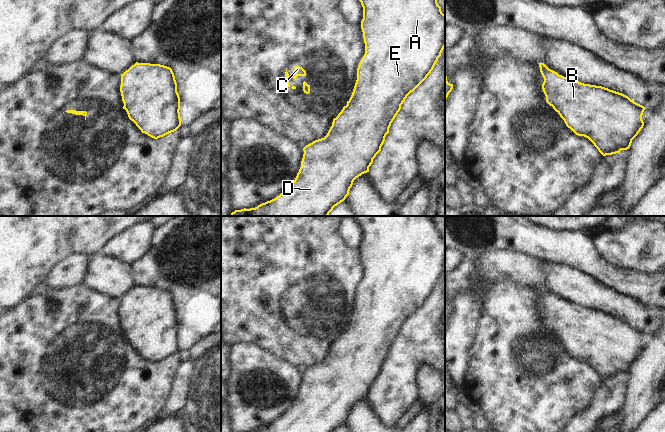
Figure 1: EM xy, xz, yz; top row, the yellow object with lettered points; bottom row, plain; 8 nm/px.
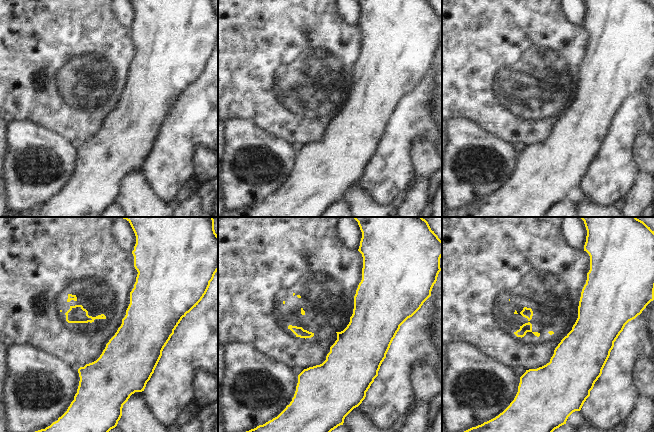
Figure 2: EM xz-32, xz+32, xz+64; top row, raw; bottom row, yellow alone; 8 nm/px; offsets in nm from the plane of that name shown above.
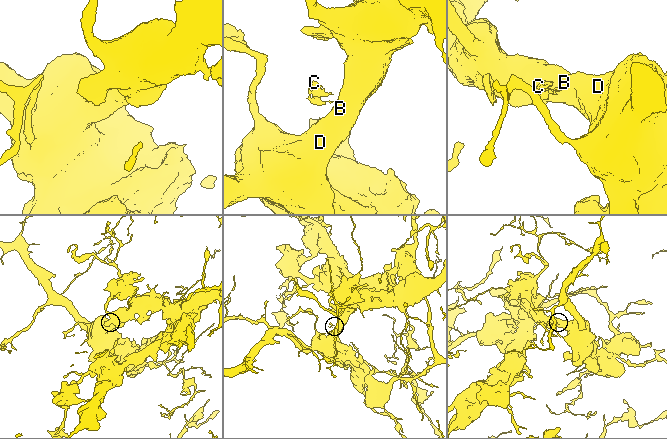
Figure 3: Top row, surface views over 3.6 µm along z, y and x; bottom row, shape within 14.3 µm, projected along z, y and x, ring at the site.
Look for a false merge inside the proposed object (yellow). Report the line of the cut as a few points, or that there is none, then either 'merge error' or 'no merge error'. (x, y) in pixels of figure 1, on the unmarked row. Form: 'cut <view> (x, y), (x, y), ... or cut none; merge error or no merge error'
cut xz (348, 325), (347, 328); merge error

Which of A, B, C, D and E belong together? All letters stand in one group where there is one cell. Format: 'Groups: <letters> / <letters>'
Groups: A B D E / C.

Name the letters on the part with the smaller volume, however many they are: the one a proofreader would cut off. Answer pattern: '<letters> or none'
C

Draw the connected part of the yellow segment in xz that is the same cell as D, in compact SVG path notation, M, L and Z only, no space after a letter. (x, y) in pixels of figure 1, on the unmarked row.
M351 216L355 218L363 231L363 243L361 253L365 267L365 278L362 281L357 292L357 304L352 319L345 332L341 334L336 342L333 343L327 359L324 362L313 365L303 372L304 378L301 385L301 391L295 404L289 411L276 422L258 429L255 432L334 432L343 426L349 419L350 412L356 402L364 397L369 396L369 391L373 383L381 375L386 359L389 357L391 347L401 333L401 329L407 320L413 316L431 297L438 282L445 272L445 238L442 237L441 231L437 227L437 221L434 216Z

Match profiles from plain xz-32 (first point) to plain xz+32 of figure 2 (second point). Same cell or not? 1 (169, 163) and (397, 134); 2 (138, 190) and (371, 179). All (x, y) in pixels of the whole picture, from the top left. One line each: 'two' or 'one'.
1: one
2: two

